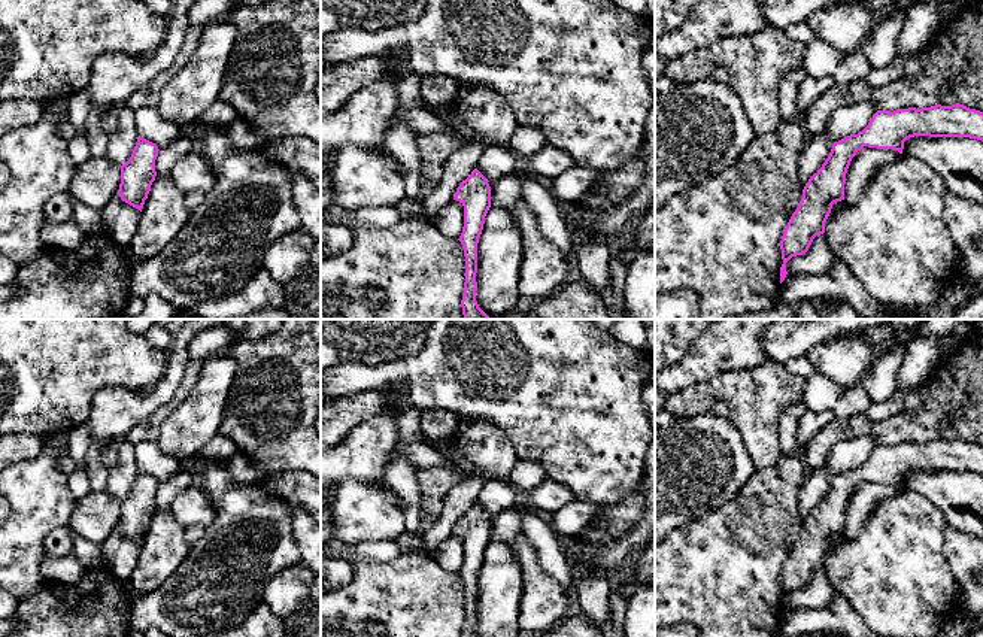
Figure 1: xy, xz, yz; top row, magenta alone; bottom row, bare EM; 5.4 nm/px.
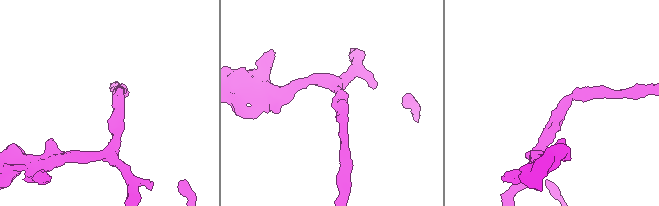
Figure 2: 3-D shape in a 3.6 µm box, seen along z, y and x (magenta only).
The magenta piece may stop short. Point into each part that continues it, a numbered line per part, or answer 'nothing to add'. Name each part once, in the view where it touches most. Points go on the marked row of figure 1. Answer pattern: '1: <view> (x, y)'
nothing to add

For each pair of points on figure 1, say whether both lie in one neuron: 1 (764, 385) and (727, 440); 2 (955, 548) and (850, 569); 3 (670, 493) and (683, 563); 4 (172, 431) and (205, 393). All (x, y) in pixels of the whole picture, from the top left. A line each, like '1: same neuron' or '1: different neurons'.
1: different neurons
2: different neurons
3: different neurons
4: same neuron

